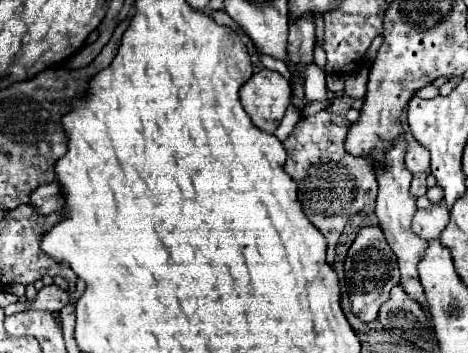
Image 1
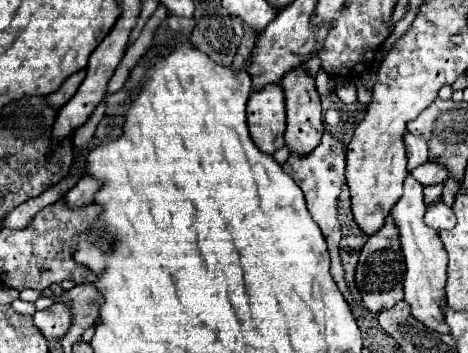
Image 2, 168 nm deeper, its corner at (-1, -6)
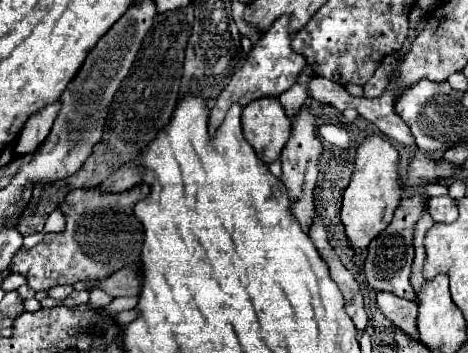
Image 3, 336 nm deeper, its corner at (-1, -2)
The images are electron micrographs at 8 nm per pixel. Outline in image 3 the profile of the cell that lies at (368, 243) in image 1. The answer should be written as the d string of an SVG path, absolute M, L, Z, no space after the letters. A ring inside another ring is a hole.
M415 193L411 197L403 197L399 207L395 209L395 217L389 223L389 227L369 243L363 271L365 271L367 285L371 289L387 291L387 293L399 295L399 297L409 299L409 301L413 301L417 297L415 289L409 283L411 265L413 265L413 229L415 229L415 223L419 221L419 217L425 211L425 205L427 203L423 201L421 193Z

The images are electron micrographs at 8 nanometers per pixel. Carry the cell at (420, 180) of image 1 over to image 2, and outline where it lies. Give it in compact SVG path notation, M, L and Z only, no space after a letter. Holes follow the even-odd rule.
M423 163L421 167L415 167L415 171L411 171L411 175L421 183L421 185L435 185L435 183L445 183L449 179L449 171L447 167L443 167L441 163Z

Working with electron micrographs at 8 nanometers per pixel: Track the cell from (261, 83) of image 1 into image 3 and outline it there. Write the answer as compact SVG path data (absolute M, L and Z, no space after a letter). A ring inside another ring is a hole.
M261 97L245 105L241 123L245 139L263 163L279 159L291 133L291 119L277 97Z

